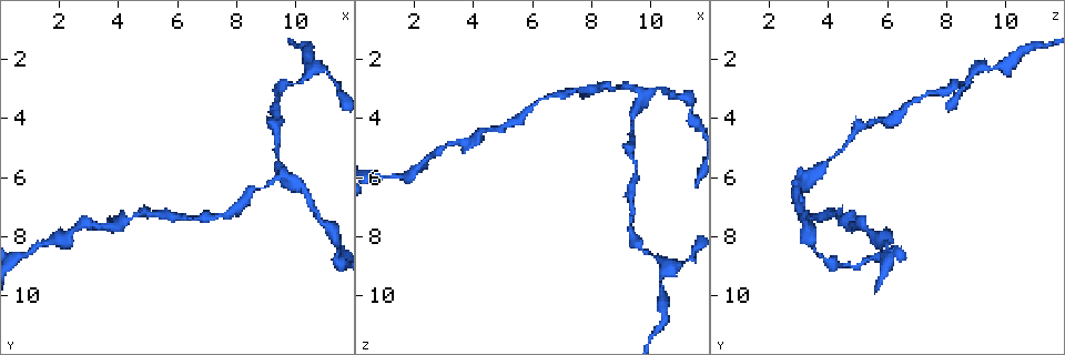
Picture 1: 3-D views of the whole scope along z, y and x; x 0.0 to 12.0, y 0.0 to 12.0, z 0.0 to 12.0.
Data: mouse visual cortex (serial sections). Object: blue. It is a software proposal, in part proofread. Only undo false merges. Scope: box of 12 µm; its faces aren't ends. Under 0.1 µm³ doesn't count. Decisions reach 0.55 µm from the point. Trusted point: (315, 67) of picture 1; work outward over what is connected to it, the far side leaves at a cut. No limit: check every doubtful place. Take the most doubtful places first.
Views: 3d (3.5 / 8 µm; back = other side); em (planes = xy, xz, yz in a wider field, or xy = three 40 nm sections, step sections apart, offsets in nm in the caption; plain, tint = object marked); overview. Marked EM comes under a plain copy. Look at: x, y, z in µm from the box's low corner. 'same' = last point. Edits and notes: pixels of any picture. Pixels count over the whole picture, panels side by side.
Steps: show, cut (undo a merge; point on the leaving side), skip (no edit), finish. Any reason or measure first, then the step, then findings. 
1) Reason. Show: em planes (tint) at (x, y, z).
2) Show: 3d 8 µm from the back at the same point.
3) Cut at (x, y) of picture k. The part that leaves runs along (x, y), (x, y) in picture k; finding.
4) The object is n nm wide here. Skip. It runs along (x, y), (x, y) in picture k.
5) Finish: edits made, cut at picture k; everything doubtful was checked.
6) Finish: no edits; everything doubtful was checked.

Calibre changes. Show: 3d 8 µm at (9.7, 6.0, 3.4).

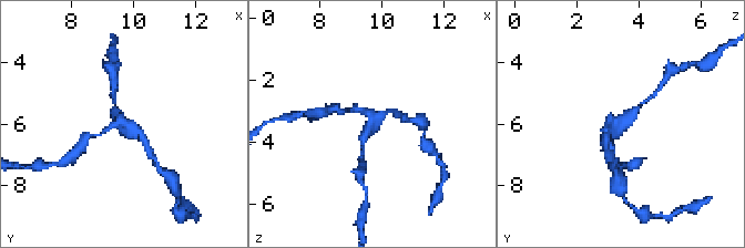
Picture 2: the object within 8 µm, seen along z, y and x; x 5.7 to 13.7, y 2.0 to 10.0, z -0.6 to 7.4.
3 arms meet here; the arms are 150, 200, 250 nm wide; shape alone is not enough. Show: em xy step 5 (tint) at (9.7, 6.0, 3.3).

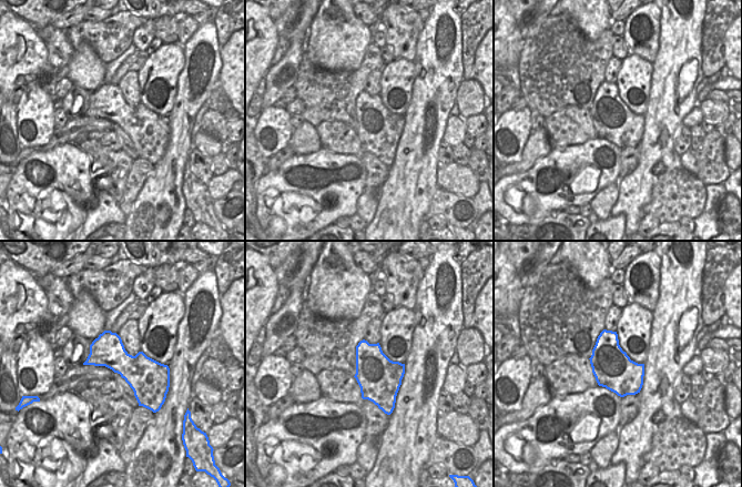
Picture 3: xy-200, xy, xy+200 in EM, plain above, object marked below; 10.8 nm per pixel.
Skip. One cell here.

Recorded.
Thick turns thin. Show: 3d 3.5 µm at (3.5, 7.7, 4.8).

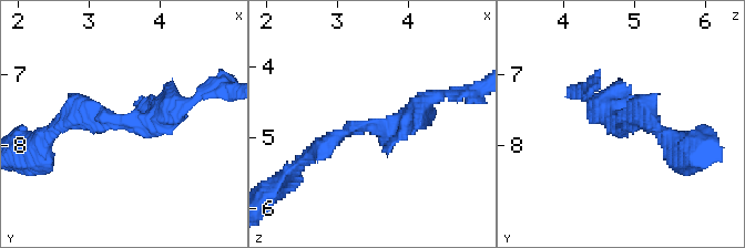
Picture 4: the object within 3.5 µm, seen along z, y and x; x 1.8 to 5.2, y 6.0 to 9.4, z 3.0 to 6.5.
The arms are 250, 350 nm wide. Show: em xy step 5 (tint) at (3.45, 7.65, 4.80).

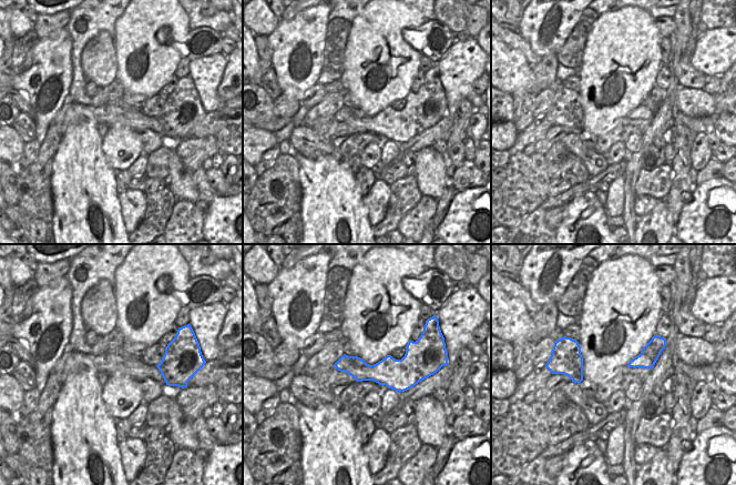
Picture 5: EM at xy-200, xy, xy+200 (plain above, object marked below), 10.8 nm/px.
Show: em planes (tint) at the same point.

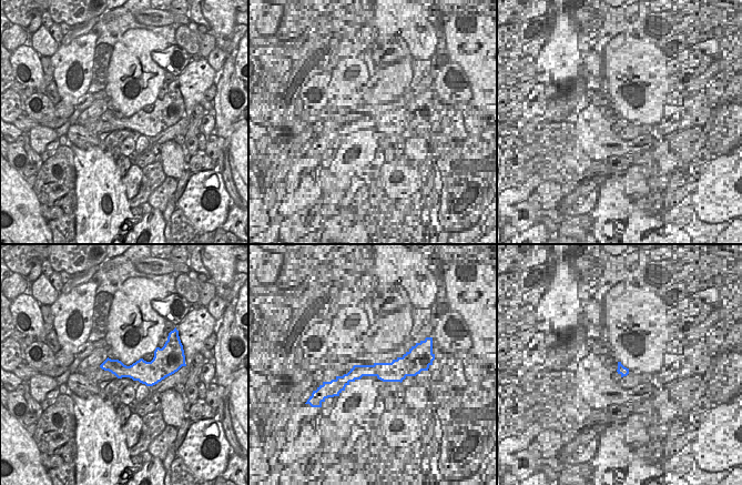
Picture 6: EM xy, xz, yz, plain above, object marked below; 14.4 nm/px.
The object is 300 nm wide here. Skip. It runs along (428, 100), (405, 122), (350, 127), (306, 159) in picture 4; all the same cell.

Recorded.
A narrow waist. Show: 3d 3.5 µm from the back at (10.4, 6.5, 3.1).

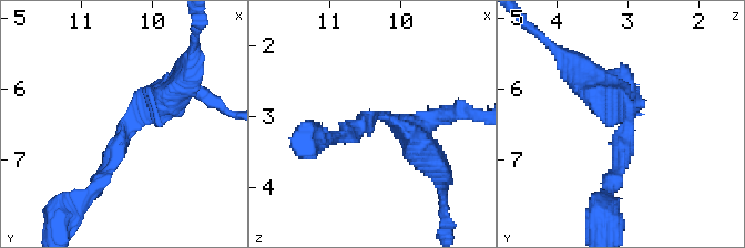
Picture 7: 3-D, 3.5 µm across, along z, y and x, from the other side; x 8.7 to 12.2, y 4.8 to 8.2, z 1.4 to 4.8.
The arms are 200, 400 nm wide. Show: em xy step 3 (tint) at (10.25, 6.45, 2.95).

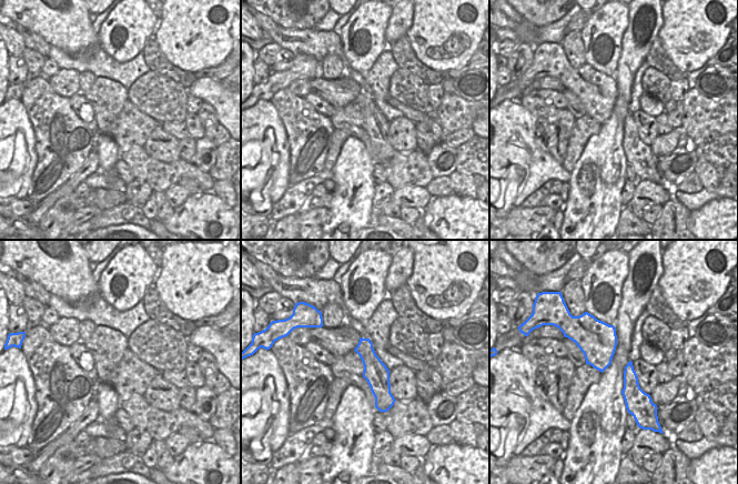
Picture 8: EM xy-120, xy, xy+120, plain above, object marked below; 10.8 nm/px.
The object is 260 nm wide here. Skip. It runs along (362, 341), (378, 379), (383, 409) in picture 8; one cell here.

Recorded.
Finish: no edits; everything doubtful was checked.

